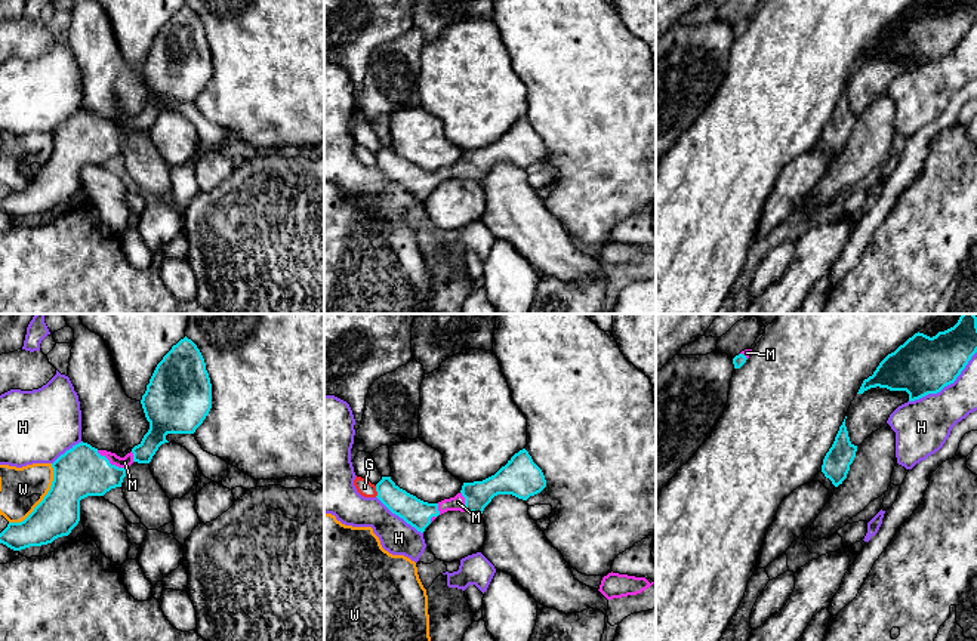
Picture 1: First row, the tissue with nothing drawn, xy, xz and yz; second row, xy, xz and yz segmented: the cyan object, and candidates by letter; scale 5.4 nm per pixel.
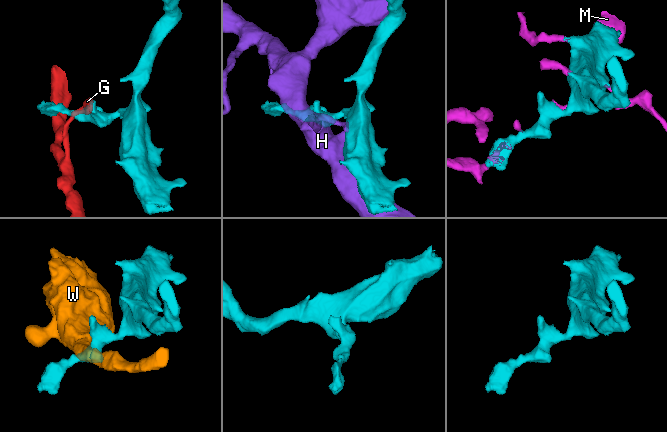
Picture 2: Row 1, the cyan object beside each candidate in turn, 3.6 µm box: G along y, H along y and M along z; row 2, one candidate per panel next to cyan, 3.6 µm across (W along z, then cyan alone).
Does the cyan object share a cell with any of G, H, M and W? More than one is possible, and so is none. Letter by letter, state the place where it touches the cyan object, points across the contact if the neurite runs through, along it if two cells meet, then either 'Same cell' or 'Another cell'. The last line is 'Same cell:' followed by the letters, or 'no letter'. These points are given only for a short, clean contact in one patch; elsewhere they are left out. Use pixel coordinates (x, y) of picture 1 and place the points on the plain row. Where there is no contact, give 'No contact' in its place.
G: Touches cyan at xz (376, 159). Boundary: xz (375, 154), (376, 165). Another cell
H: Touches cyan at yz (946, 54). Another cell
M: Touches cyan at xy (110, 132). Same cell
W: Touches cyan at xy (43, 168). Another cell
Same cell: M

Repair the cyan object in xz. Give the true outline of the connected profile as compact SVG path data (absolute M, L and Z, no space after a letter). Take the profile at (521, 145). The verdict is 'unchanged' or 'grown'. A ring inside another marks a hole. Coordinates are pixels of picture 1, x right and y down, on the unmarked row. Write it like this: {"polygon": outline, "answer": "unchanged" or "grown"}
{"polygon": "M526 117L515 121L494 144L474 151L463 151L462 158L450 167L428 172L400 157L391 145L376 152L377 167L407 192L423 201L425 197L447 179L483 182L497 163L512 163L527 169L546 155L542 138Z", "answer": "grown"}

